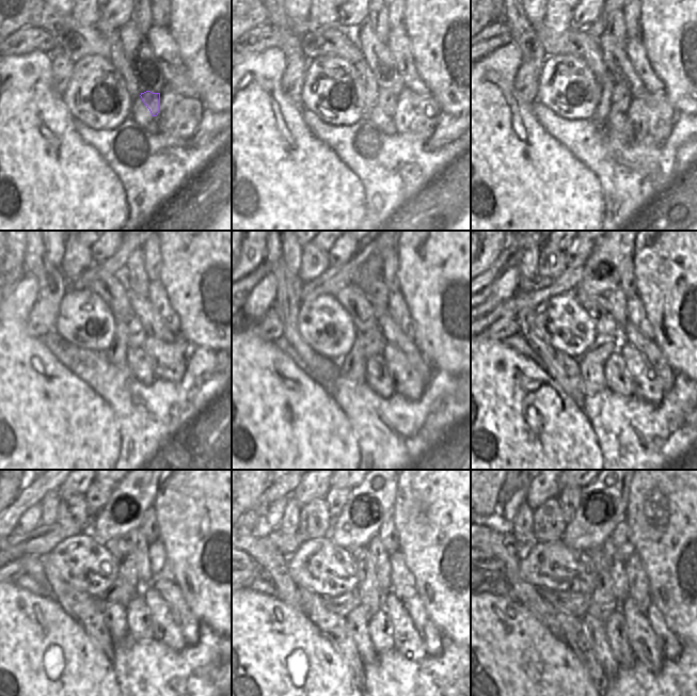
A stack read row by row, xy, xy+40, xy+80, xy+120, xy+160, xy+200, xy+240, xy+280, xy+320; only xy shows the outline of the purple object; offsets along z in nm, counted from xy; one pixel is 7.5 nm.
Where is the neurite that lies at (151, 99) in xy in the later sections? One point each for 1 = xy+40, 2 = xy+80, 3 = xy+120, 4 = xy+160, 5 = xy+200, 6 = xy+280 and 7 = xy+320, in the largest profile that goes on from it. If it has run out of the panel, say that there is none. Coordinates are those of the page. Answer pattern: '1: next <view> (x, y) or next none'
1: next xy+40 (387, 100)
2: next xy+80 (620, 98)
3: next xy+120 (137, 335)
4: next xy+160 (371, 341)
5: next xy+200 (604, 345)
6: next xy+280 (342, 604)
7: next xy+320 (571, 603)

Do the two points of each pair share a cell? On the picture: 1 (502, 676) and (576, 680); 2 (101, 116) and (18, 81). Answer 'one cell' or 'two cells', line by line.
1: one cell
2: two cells

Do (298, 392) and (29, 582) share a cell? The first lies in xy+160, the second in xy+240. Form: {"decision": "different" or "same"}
{"decision": "different"}

